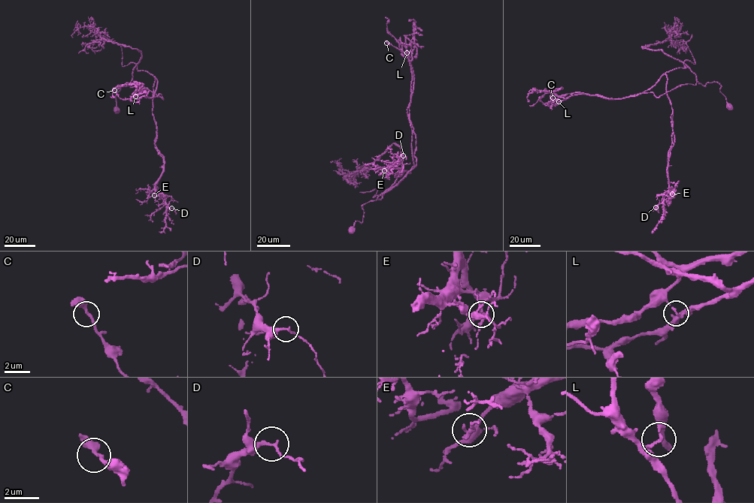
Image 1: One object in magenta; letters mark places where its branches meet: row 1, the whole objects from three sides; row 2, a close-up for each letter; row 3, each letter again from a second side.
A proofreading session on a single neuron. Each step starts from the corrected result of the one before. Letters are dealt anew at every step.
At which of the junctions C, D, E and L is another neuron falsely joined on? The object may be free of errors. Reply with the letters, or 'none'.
L

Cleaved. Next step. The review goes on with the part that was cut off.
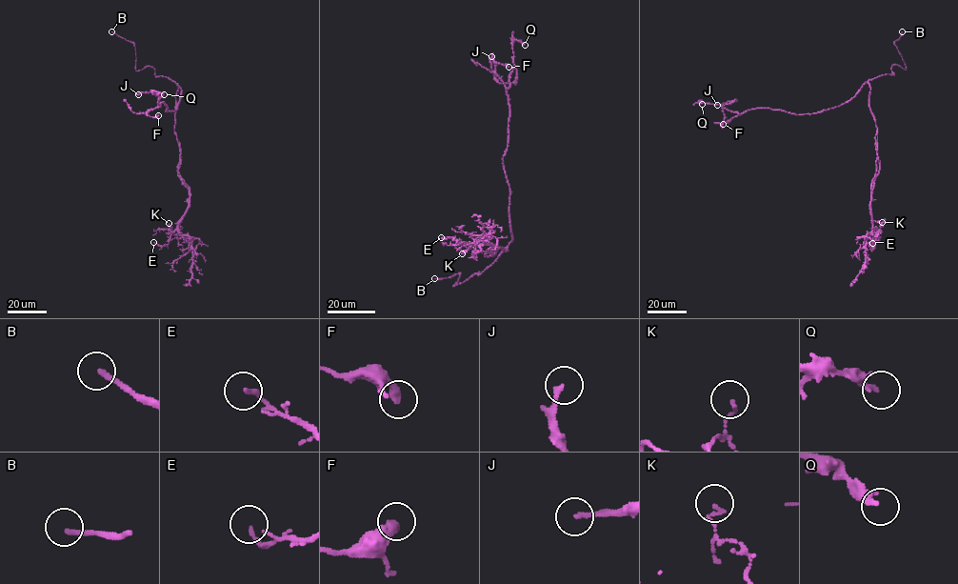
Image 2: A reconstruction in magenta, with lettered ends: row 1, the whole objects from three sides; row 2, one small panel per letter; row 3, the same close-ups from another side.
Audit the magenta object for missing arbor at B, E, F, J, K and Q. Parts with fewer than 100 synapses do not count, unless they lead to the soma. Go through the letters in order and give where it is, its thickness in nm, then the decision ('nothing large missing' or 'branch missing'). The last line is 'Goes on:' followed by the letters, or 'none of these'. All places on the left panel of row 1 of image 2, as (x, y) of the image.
B: (111, 31) | 200 nm | branch missing
E: (153, 242) | 170 nm | nothing large missing
F: (158, 115) | 340 nm | nothing large missing
J: (138, 94) | 190 nm | nothing large missing
K: (169, 223) | 140 nm | nothing large missing
Q: (164, 94) | 170 nm | nothing large missing
Goes on: B

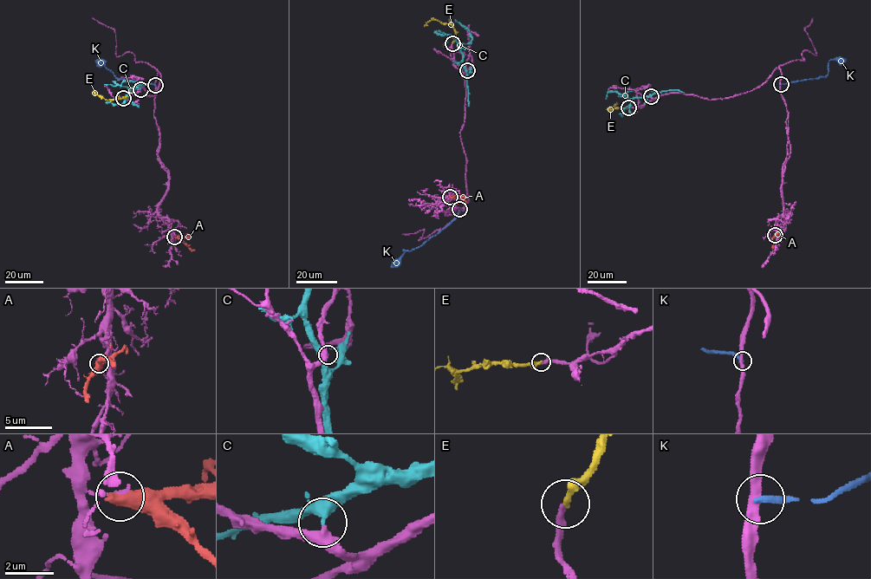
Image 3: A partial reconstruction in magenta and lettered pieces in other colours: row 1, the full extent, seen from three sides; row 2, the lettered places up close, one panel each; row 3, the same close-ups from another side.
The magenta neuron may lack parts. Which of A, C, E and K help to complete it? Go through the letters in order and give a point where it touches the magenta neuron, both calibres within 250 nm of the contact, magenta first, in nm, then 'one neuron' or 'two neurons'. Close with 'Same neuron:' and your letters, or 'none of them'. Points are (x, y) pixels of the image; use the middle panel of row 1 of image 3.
A: contact (450, 197); calibres 170 and 600 nm; two neurons
C: contact (467, 70); calibres 400 and 340 nm; two neurons
E: contact (452, 43); calibres 280 and 320 nm; one neuron
K: contact (459, 209); calibres 360 and 280 nm; two neurons
Same neuron: E

